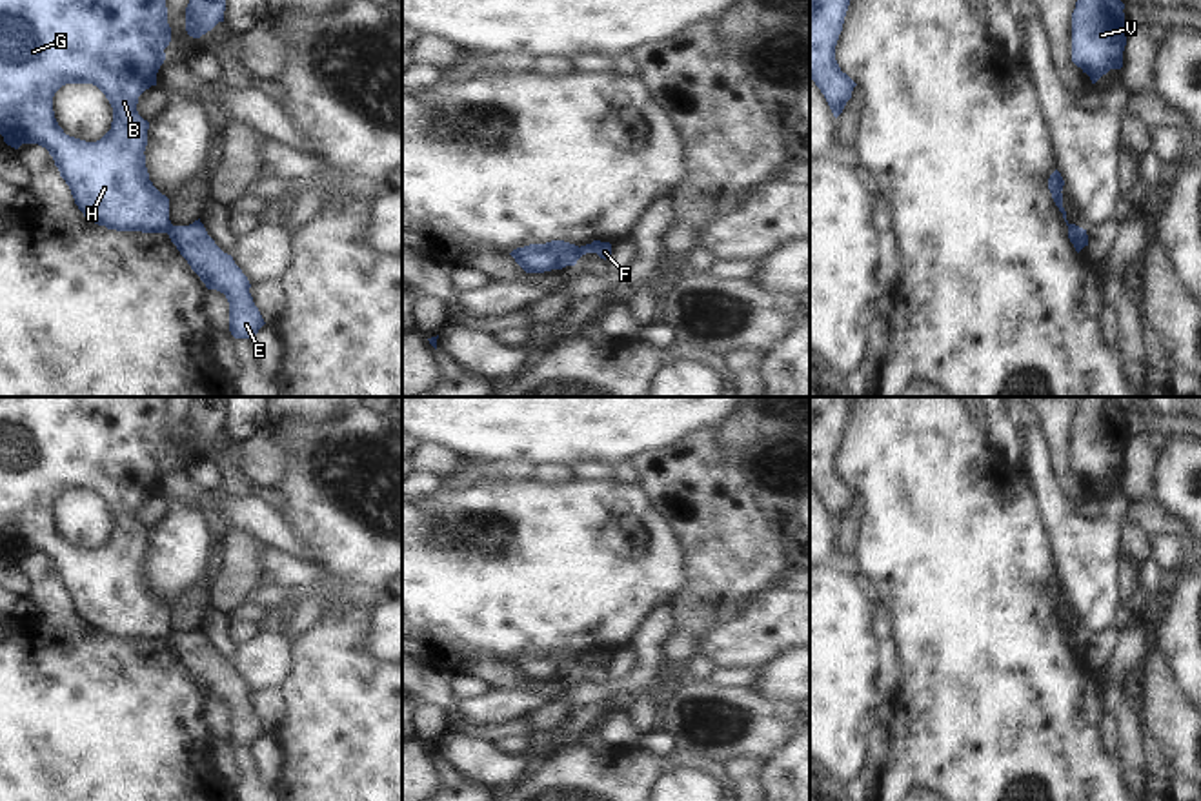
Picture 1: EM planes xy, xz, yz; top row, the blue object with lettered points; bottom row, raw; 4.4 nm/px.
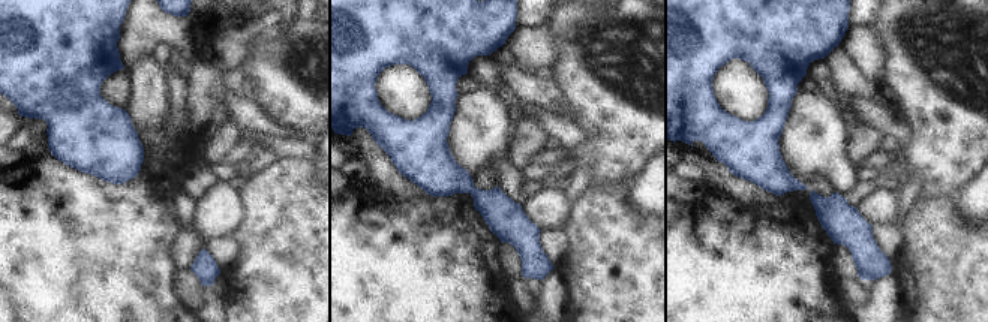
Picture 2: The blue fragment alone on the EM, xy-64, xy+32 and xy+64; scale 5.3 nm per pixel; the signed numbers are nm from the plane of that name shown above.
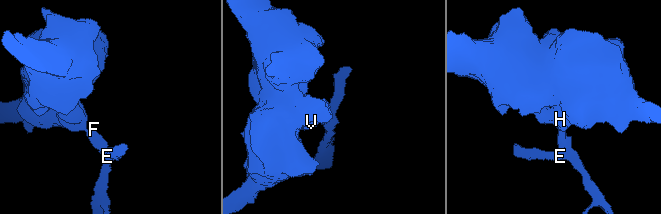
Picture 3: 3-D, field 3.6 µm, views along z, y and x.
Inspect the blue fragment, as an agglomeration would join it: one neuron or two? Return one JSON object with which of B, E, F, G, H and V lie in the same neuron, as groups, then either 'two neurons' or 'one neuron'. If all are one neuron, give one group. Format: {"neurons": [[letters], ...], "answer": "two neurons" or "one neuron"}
{"neurons": [["B", "G", "H", "V"], ["E", "F"]], "answer": "two neurons"}

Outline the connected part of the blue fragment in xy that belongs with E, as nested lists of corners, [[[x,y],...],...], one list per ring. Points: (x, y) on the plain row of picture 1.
[[[204,632],[169,634],[166,639],[191,677],[207,697],[217,697],[229,710],[229,739],[235,746],[251,746],[266,732],[249,701],[249,688],[207,643]]]

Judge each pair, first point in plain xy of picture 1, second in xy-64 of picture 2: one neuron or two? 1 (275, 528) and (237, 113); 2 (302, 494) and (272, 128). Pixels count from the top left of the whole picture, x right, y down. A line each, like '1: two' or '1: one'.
1: one
2: two

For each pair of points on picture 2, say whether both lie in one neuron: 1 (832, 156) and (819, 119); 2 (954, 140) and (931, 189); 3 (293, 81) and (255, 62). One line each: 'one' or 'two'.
1: one
2: one
3: one

